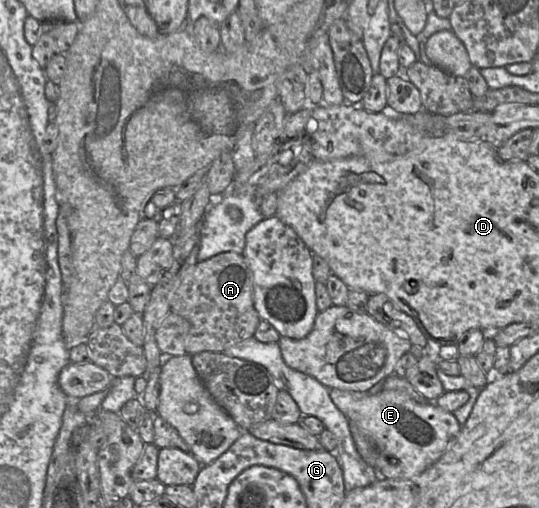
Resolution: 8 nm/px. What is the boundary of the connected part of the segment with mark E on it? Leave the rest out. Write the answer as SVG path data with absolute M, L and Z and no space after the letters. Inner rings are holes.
M333 388L329 390L329 395L334 405L347 419L354 421L386 456L380 456L381 467L377 470L382 478L410 479L421 474L442 457L461 429L461 425L452 412L443 410L435 402L417 403L409 395L399 390L381 390L377 393L367 393ZM389 458L397 459L396 463L391 463Z

